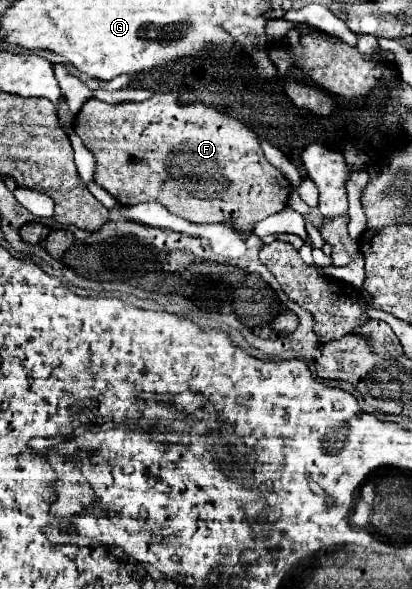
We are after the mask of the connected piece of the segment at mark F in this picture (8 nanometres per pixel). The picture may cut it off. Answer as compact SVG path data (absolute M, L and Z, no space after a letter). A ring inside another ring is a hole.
M155 93L151 99L141 101L141 103L129 101L129 103L117 103L117 105L111 105L111 103L105 103L101 99L91 97L89 101L83 103L81 111L75 115L73 129L81 137L83 145L95 157L95 183L101 185L105 191L109 191L121 205L137 205L137 203L145 203L145 201L157 201L163 207L167 207L171 213L175 213L175 215L179 215L179 217L183 217L191 223L225 223L227 221L227 223L233 223L239 231L249 233L257 221L281 211L287 205L287 199L289 199L289 193L291 193L291 183L285 179L285 175L281 171L277 171L265 159L261 145L259 145L259 137L247 125L243 125L239 119L233 119L231 115L217 111L215 107L207 107L203 103L183 105L183 103L179 103L179 99L173 93Z

